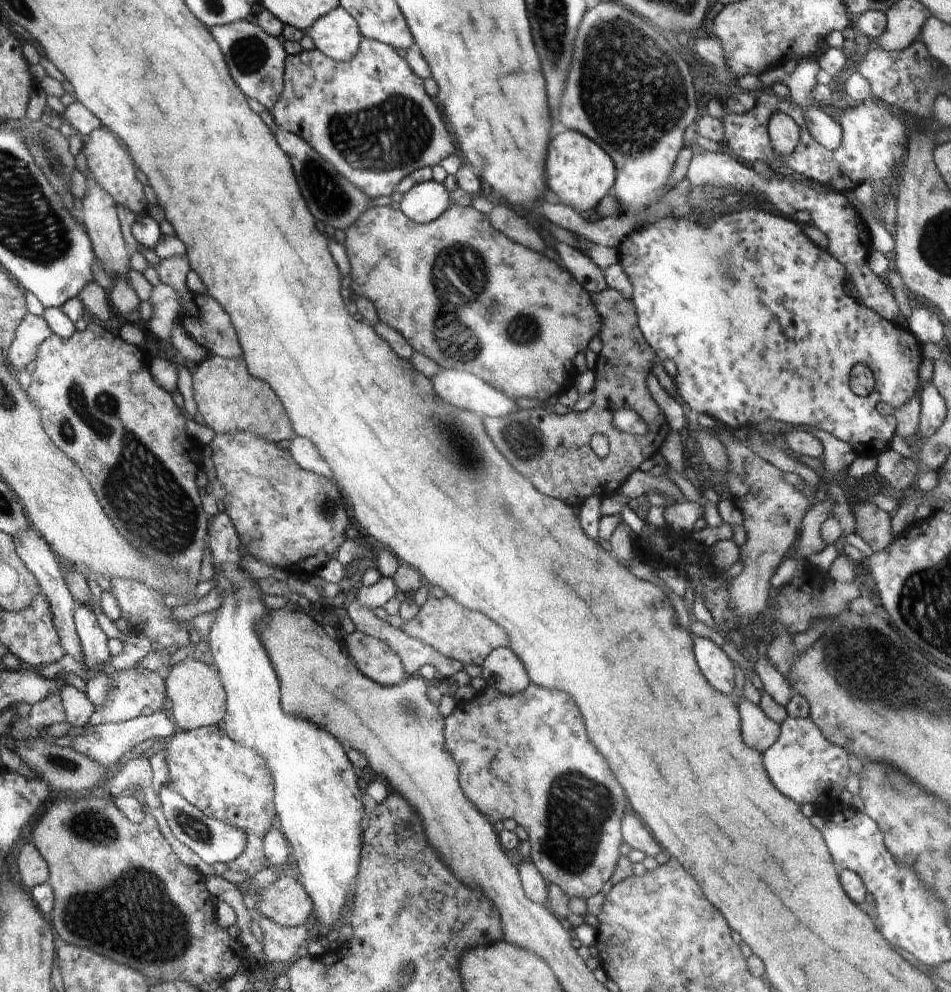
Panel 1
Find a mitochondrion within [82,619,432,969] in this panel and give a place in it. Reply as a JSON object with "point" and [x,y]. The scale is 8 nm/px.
{"point":[196,829]}

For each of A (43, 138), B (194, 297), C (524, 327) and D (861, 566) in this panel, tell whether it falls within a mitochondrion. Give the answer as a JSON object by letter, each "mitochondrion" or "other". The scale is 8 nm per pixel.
{"A":"mitochondrion","B":"other","C":"mitochondrion","D":"other"}

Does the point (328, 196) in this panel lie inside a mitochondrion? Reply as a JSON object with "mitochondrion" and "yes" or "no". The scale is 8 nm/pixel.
{"mitochondrion":"yes"}

